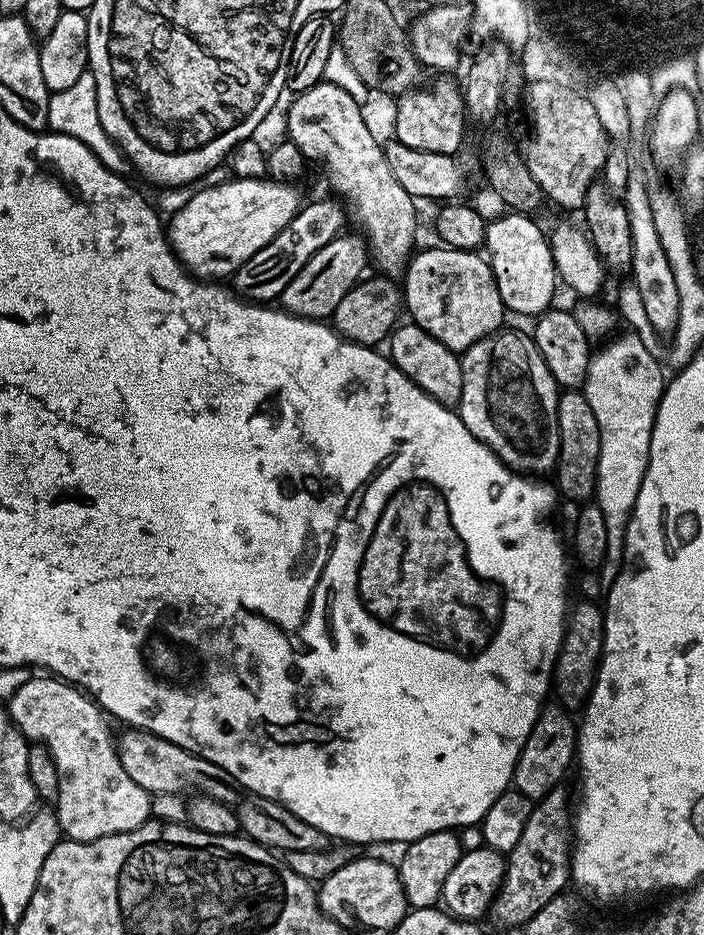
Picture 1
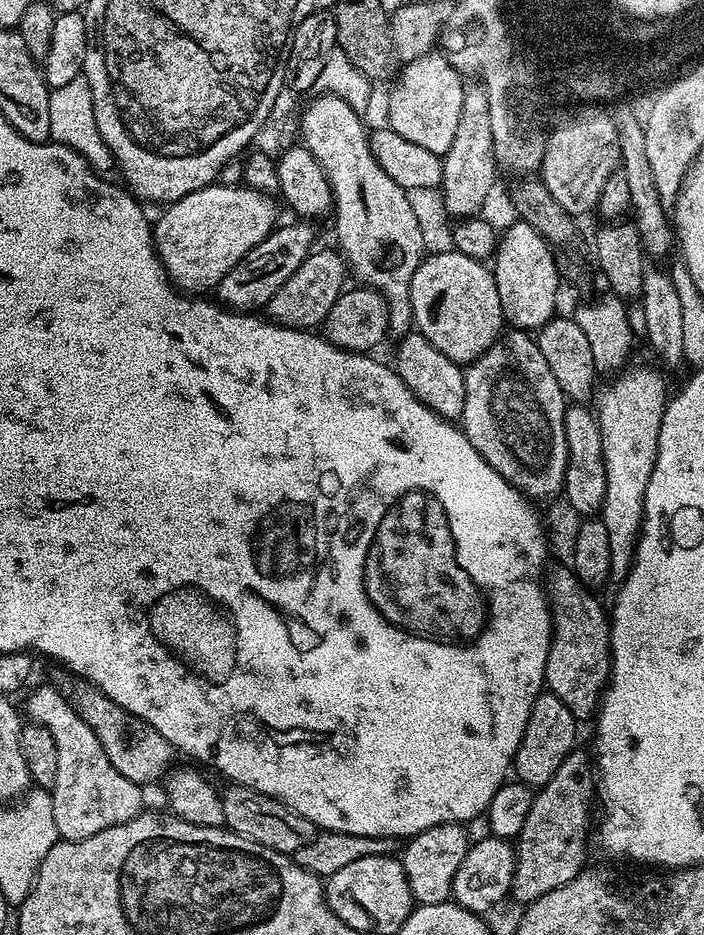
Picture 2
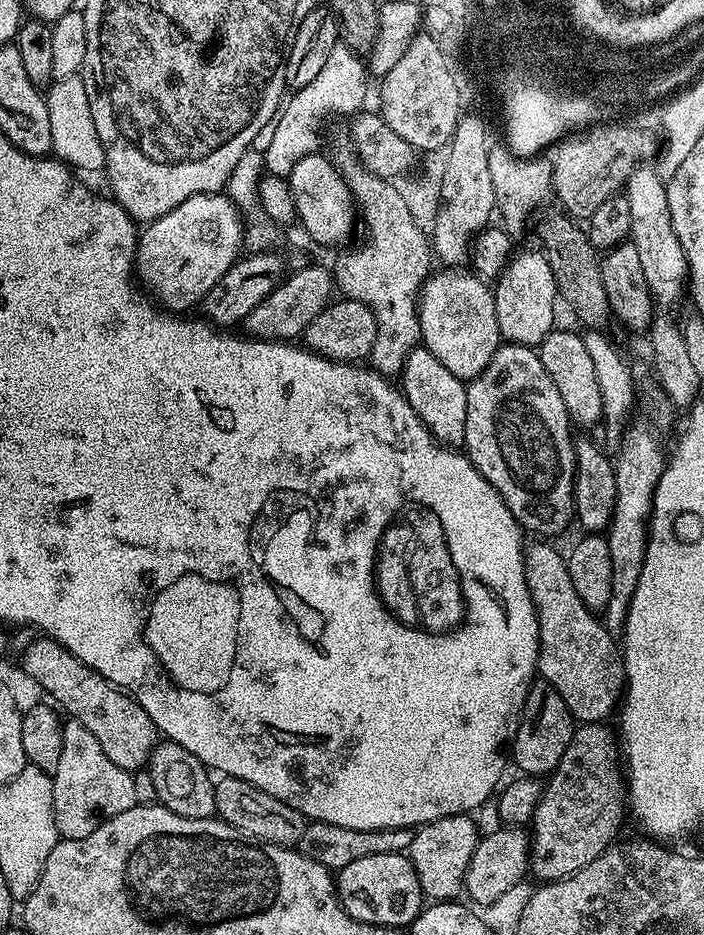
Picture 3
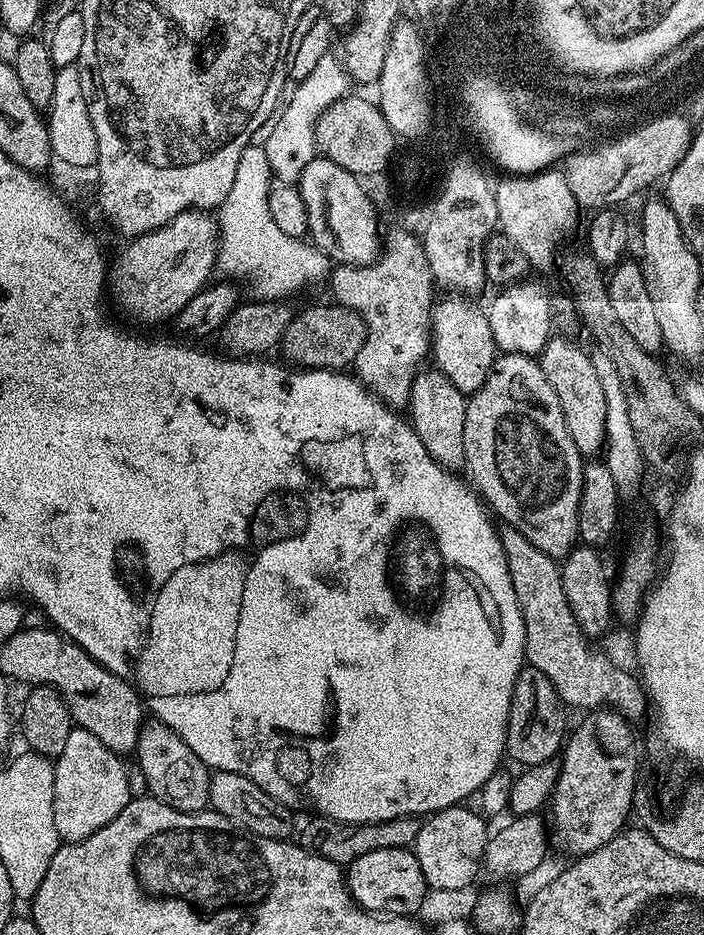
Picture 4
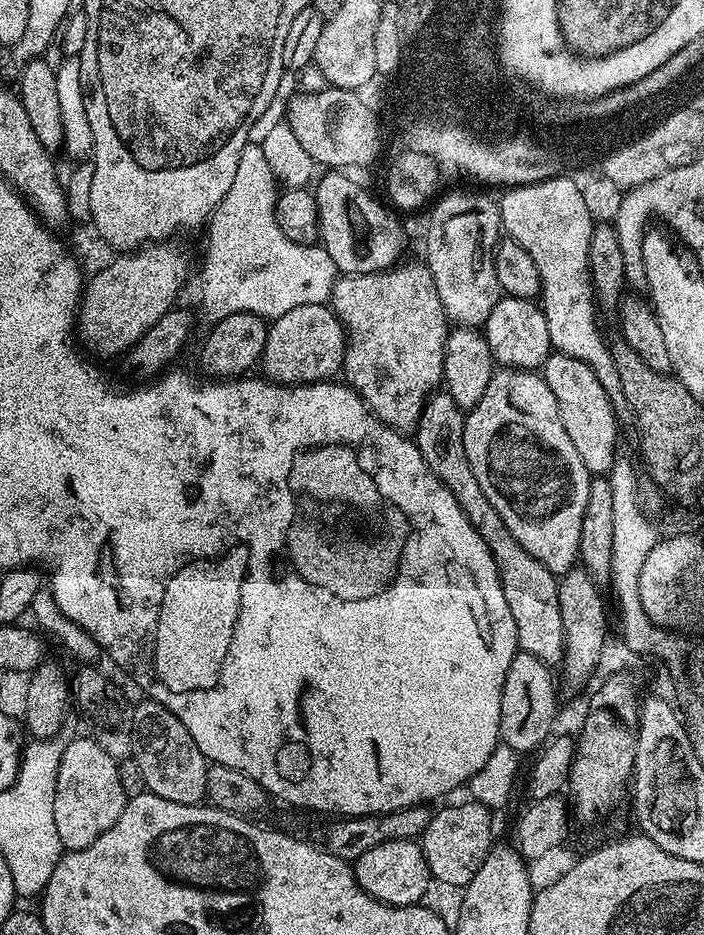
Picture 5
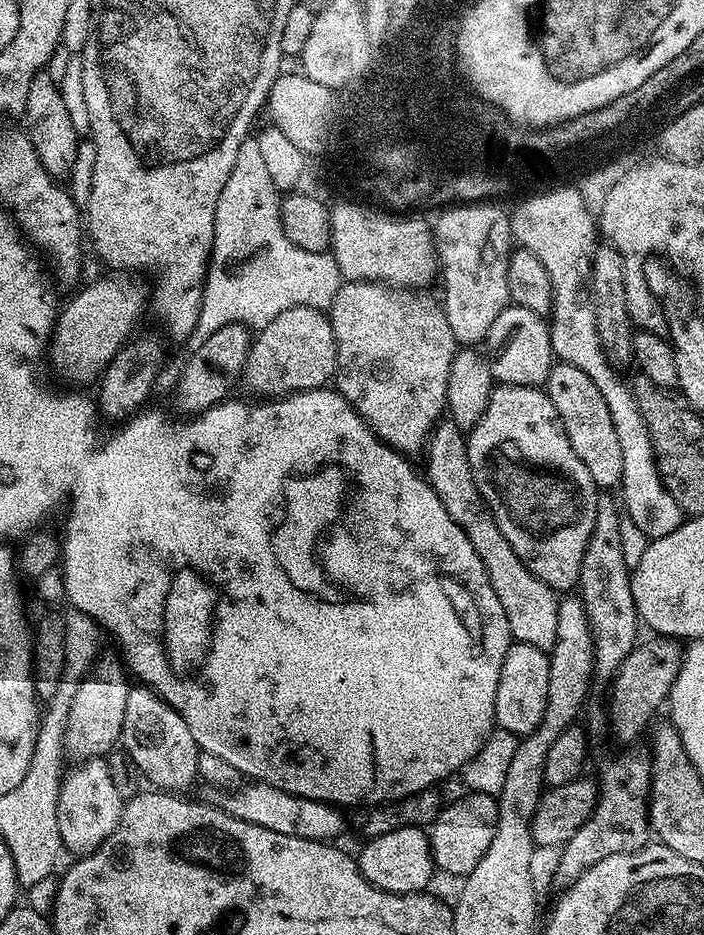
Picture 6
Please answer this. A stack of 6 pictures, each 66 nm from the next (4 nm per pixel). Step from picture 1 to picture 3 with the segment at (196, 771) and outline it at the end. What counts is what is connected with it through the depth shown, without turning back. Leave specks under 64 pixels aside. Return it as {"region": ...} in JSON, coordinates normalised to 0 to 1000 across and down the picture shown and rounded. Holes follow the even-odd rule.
{"region":[[[72,682],[55,683],[36,695],[34,703],[28,706],[36,721],[60,739],[75,744],[72,748],[84,754],[92,767],[128,781],[128,785],[139,789],[139,798],[145,798],[151,811],[156,811],[162,819],[185,827],[203,822],[224,795],[222,774],[213,764],[207,764],[199,752],[175,736],[166,736],[151,725],[145,725],[145,721],[128,717],[128,712],[105,704],[105,699],[94,695],[94,691]]]}

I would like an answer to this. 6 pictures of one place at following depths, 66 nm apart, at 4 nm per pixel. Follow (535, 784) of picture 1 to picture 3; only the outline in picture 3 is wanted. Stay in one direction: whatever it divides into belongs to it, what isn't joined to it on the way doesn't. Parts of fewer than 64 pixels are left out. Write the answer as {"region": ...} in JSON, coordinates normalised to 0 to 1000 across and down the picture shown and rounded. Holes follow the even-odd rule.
{"region":[[[757,730],[747,742],[744,756],[736,763],[730,782],[724,787],[726,816],[729,813],[743,829],[777,831],[798,815],[798,806],[804,806],[804,798],[810,798],[814,782],[815,769],[798,747],[778,730]]]}

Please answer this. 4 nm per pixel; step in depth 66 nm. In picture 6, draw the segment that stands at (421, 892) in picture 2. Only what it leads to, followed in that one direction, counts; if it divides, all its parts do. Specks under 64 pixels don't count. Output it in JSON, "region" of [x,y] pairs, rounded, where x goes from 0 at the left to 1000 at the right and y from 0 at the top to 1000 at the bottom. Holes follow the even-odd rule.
{"region":[[[666,846],[655,856],[643,860],[632,859],[625,865],[622,875],[611,882],[608,899],[614,906],[614,923],[636,937],[658,939],[679,926],[679,922],[690,913],[696,901],[702,897],[705,876],[705,851]]]}

